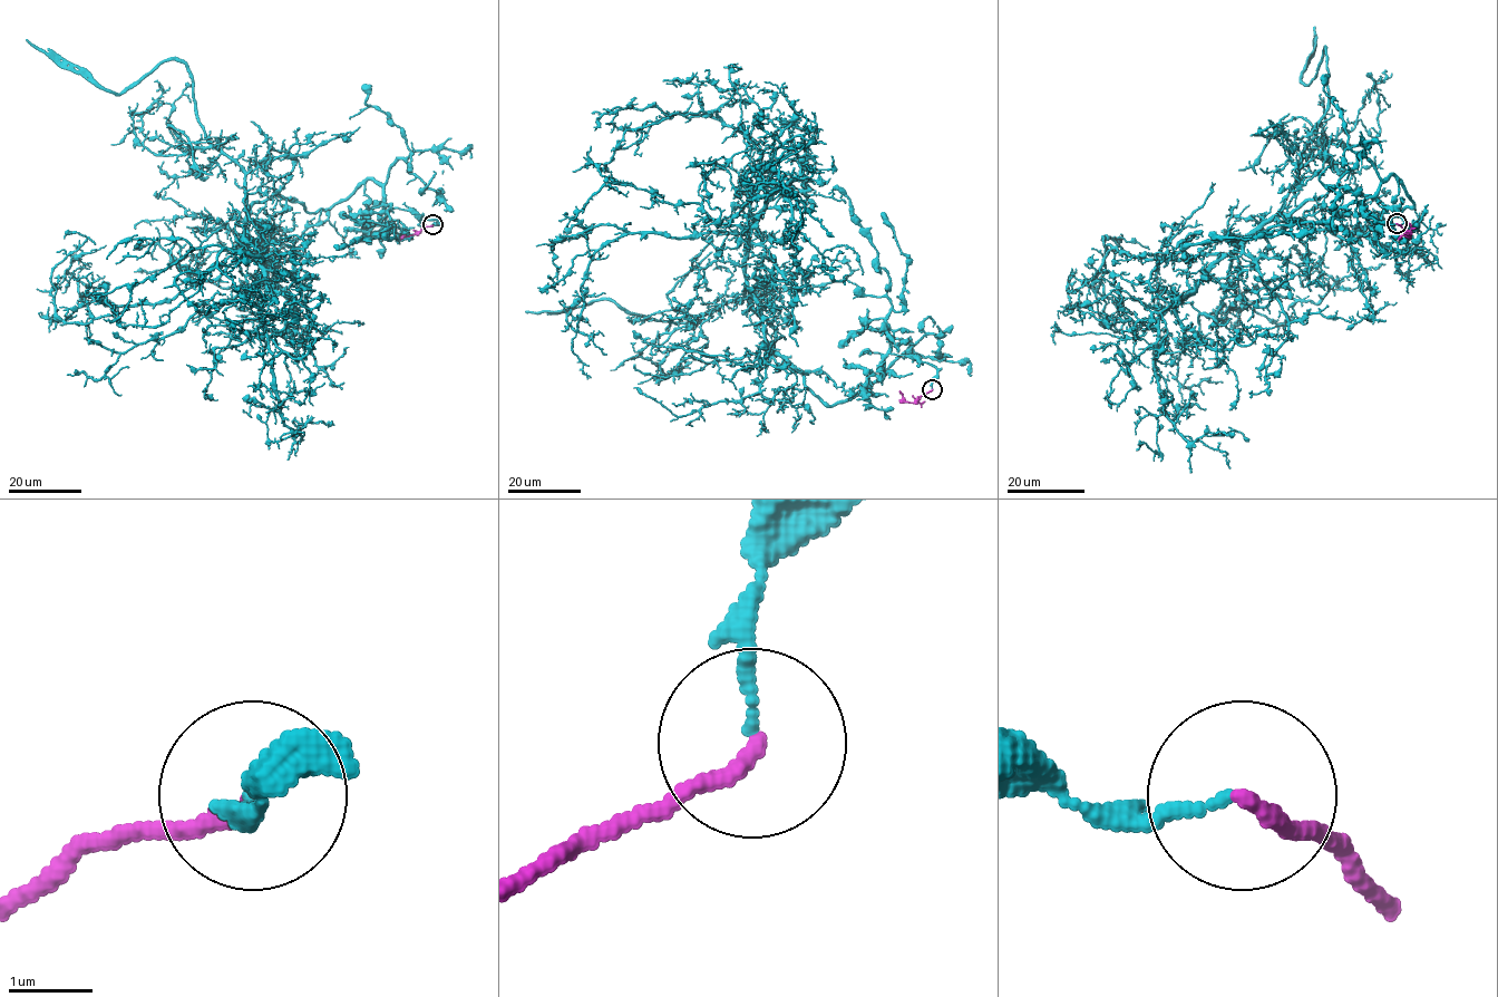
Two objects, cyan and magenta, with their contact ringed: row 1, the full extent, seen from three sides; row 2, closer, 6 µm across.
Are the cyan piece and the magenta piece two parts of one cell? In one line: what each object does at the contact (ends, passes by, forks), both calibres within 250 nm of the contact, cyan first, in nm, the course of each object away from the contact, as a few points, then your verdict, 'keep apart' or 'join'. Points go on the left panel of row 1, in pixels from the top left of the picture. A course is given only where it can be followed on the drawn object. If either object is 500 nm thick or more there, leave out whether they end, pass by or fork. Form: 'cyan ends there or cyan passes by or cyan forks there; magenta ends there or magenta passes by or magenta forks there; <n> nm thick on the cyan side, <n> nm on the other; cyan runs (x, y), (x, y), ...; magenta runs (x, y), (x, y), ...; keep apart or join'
cyan ends there; magenta ends there; 130 nm thick on the cyan side, 200 nm on the other; cyan runs (433, 224), (371, 178), (315, 212), (275, 190), (246, 215), (262, 258), (224, 248), (158, 326), (73, 278); magenta runs (433, 224), (414, 234), (404, 235), (400, 240); keep apart

